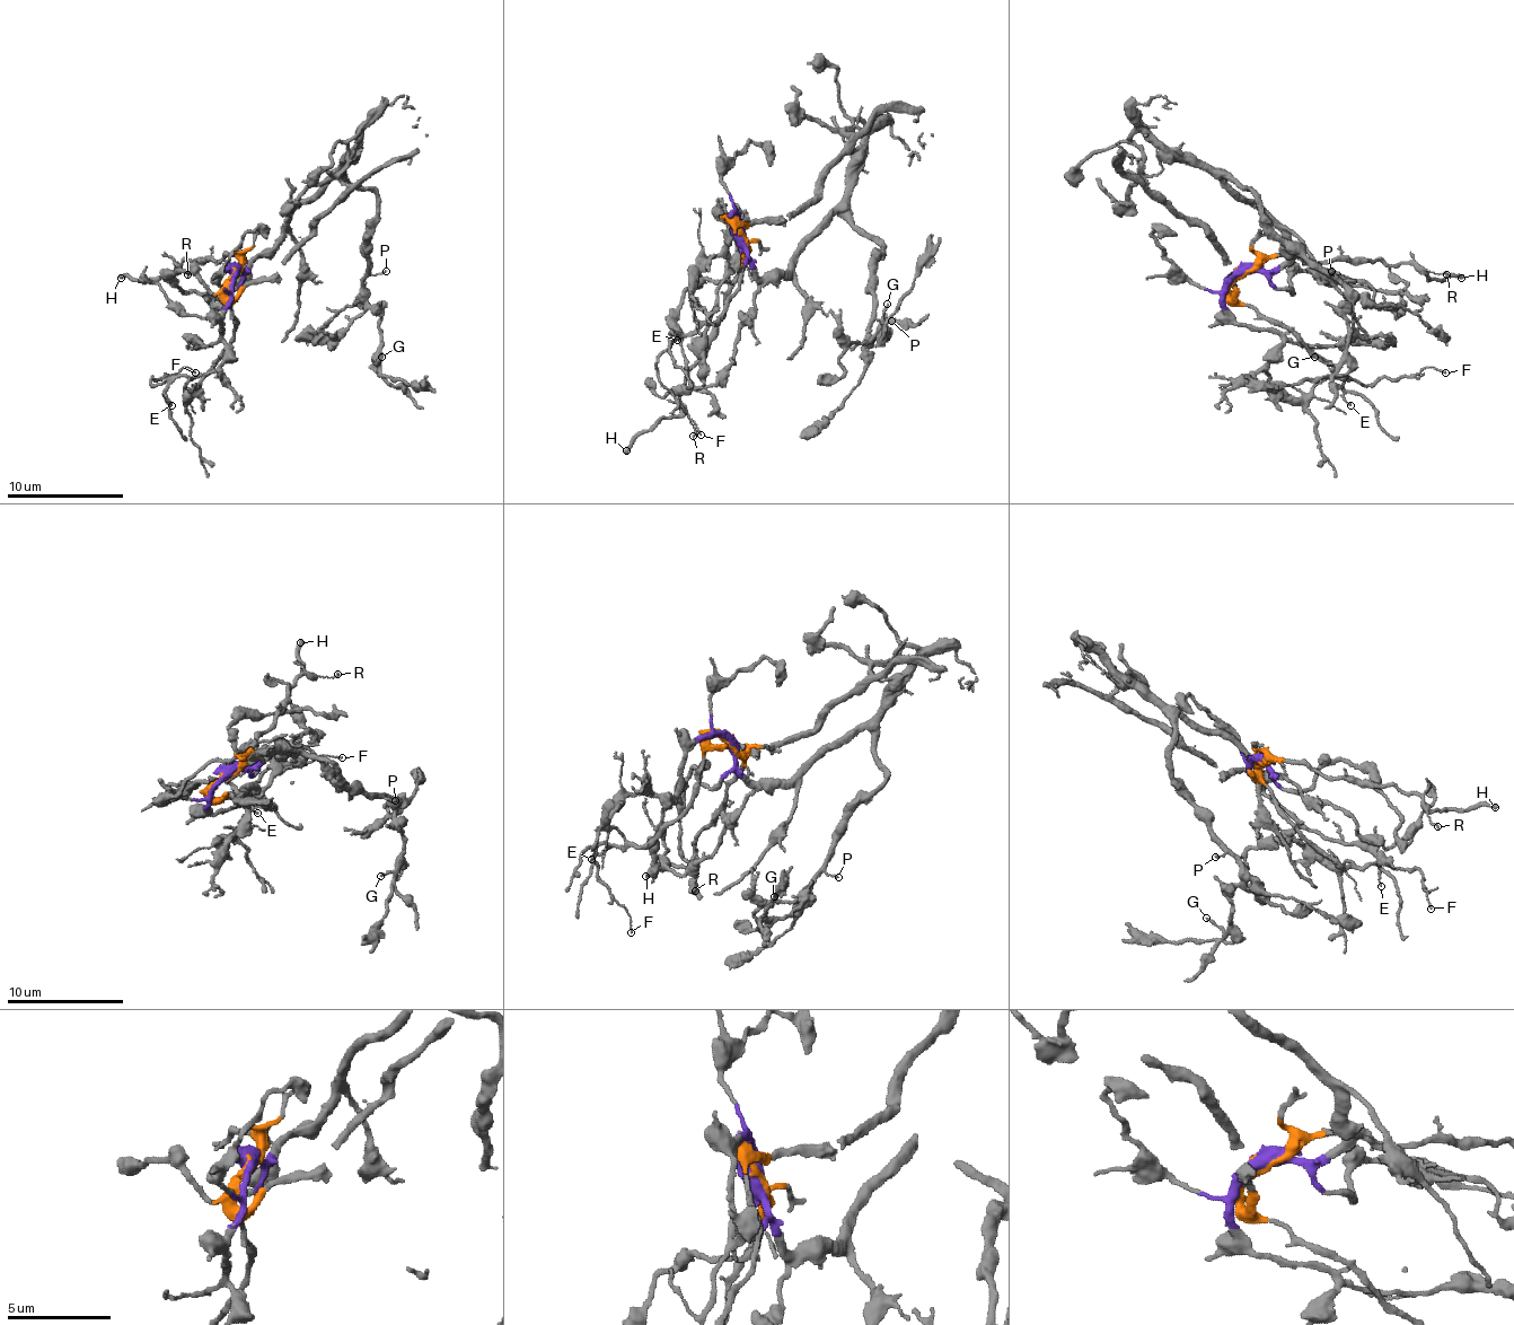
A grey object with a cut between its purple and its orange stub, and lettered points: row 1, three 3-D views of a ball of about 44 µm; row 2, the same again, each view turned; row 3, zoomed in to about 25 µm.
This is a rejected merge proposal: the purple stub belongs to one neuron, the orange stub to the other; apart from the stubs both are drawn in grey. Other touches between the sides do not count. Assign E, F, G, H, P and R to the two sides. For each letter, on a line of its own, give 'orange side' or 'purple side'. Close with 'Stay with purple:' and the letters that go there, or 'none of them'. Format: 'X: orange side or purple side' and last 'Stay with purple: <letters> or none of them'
E: orange side
F: orange side
G: purple side
H: orange side
P: purple side
R: orange side
Stay with purple: G, P

